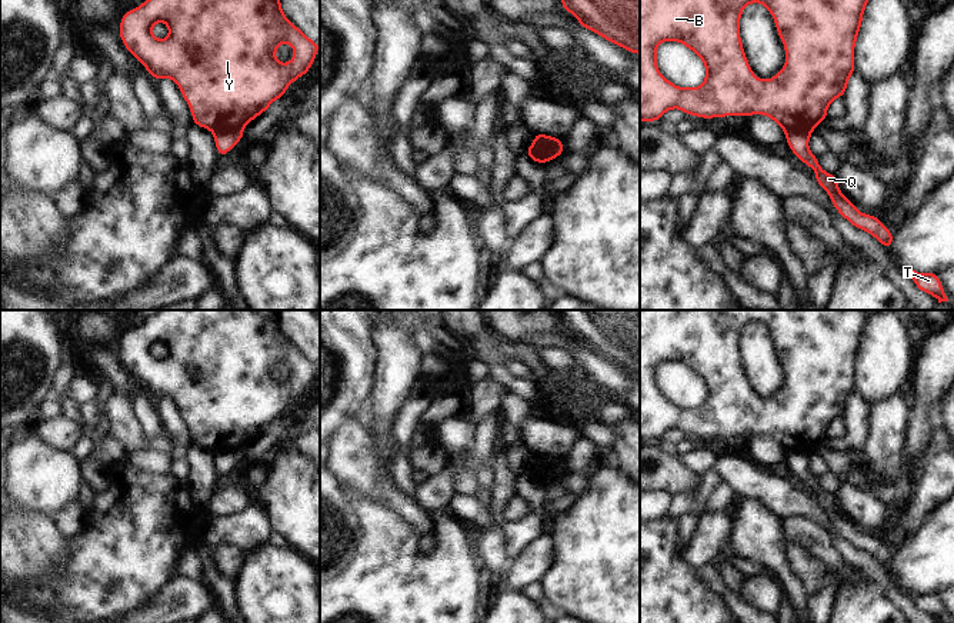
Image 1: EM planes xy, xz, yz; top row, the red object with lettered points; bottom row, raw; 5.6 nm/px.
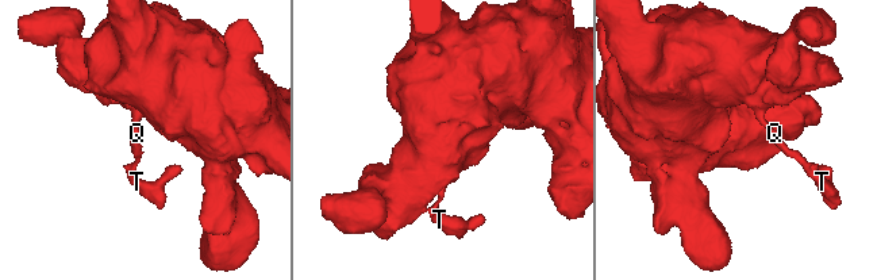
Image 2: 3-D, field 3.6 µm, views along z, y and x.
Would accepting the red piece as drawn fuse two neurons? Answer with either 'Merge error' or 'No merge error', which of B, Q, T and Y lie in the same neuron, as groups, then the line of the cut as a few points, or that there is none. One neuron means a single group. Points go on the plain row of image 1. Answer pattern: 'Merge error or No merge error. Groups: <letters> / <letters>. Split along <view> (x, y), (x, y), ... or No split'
Merge error. Groups: B Y / Q T. Split along xz (560, 460), (547, 460), (539, 475)

